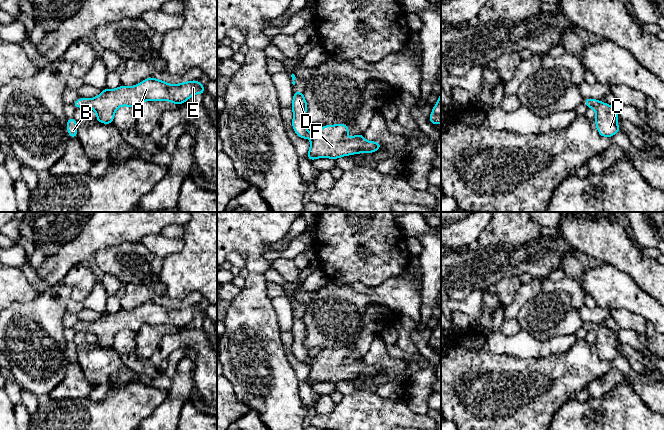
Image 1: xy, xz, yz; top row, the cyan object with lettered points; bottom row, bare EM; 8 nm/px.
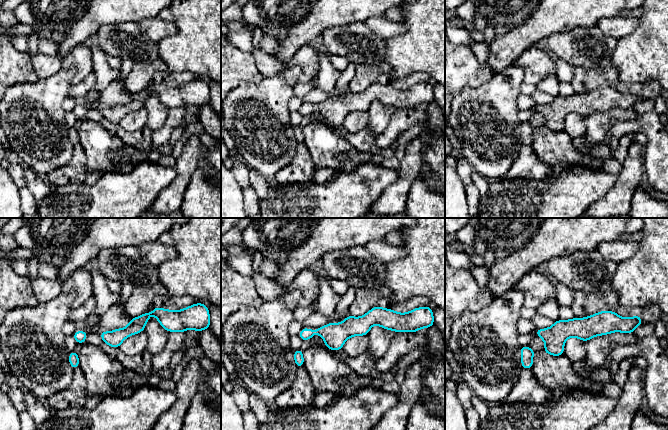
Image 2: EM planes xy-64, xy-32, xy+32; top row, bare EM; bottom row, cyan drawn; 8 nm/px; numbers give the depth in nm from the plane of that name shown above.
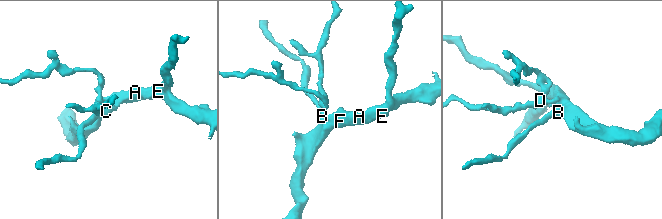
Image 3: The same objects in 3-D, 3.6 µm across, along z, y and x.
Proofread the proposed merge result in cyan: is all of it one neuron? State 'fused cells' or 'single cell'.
single cell

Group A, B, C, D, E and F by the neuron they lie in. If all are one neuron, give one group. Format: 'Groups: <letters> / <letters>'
Groups: A B C D E F

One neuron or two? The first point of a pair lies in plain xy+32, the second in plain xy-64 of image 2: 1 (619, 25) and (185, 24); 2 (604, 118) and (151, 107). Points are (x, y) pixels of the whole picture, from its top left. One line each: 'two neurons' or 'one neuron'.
1: two neurons
2: one neuron

